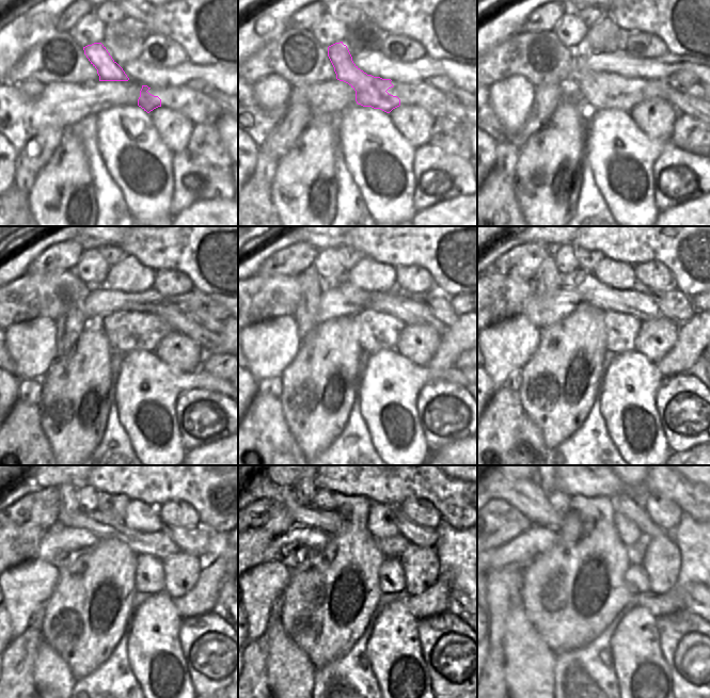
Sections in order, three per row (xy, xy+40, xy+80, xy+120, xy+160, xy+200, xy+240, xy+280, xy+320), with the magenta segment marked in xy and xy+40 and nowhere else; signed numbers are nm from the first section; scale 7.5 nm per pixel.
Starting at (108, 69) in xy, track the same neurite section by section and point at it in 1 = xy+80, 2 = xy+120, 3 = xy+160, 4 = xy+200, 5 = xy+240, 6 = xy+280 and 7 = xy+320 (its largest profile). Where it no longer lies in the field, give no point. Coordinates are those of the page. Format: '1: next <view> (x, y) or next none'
1: next xy+80 (600, 91)
2: next xy+120 (126, 331)
3: next xy+160 (376, 333)
4: next xy+200 (621, 338)
5: next xy+240 (147, 580)
6: next xy+280 (391, 578)
7: next xy+320 (636, 578)

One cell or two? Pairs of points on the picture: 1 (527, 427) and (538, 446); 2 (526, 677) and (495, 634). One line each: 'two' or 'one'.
1: one
2: two

